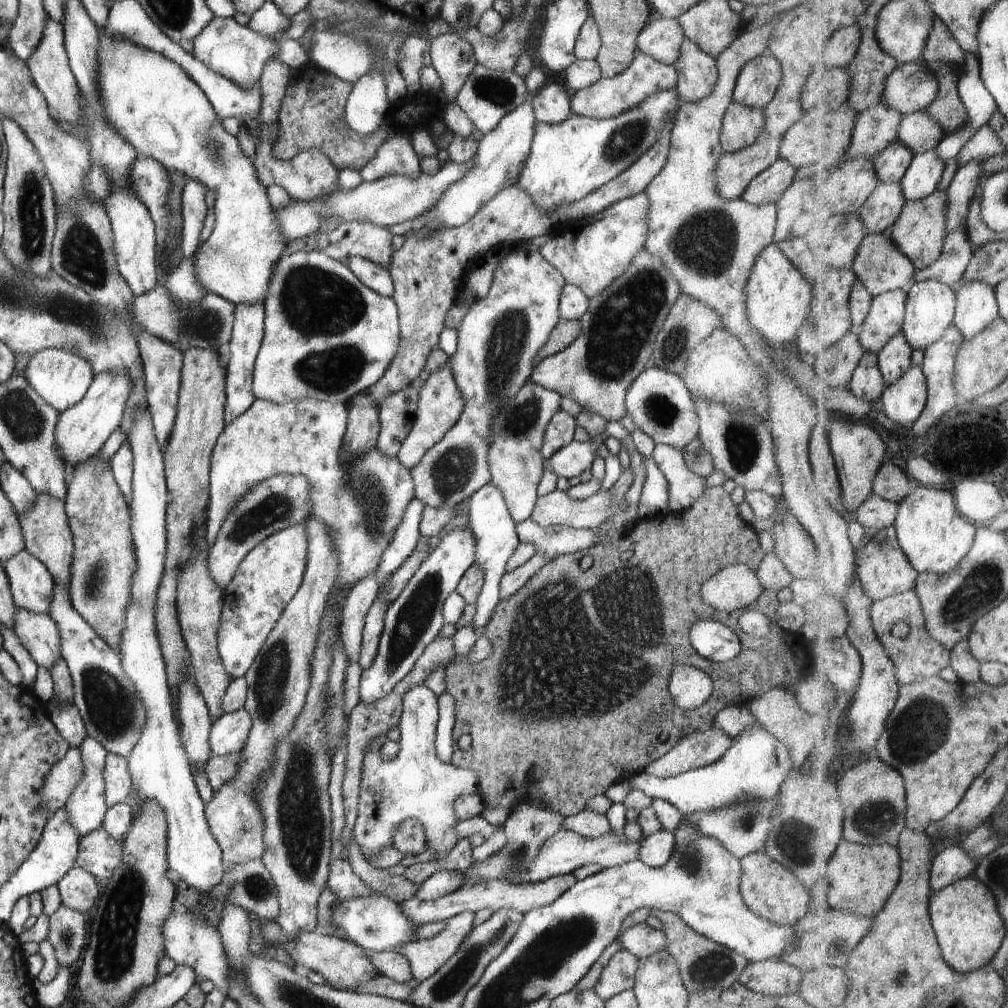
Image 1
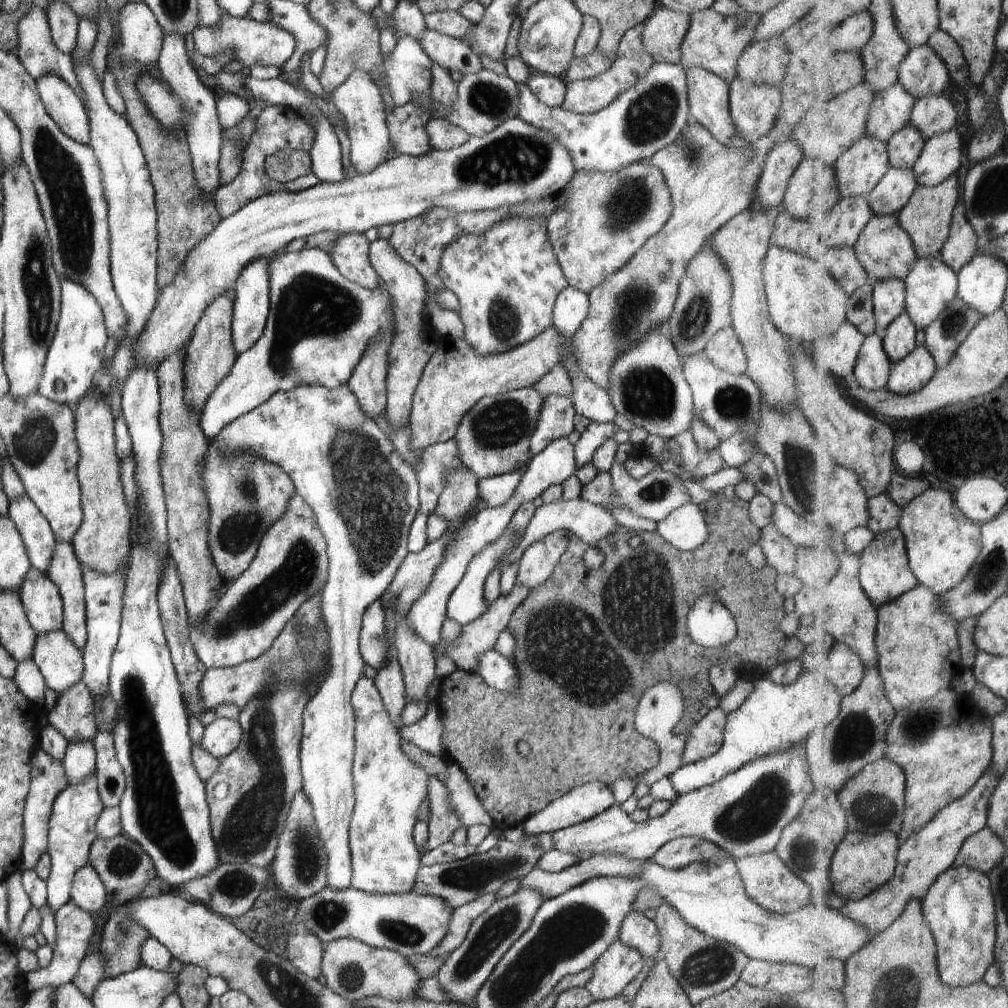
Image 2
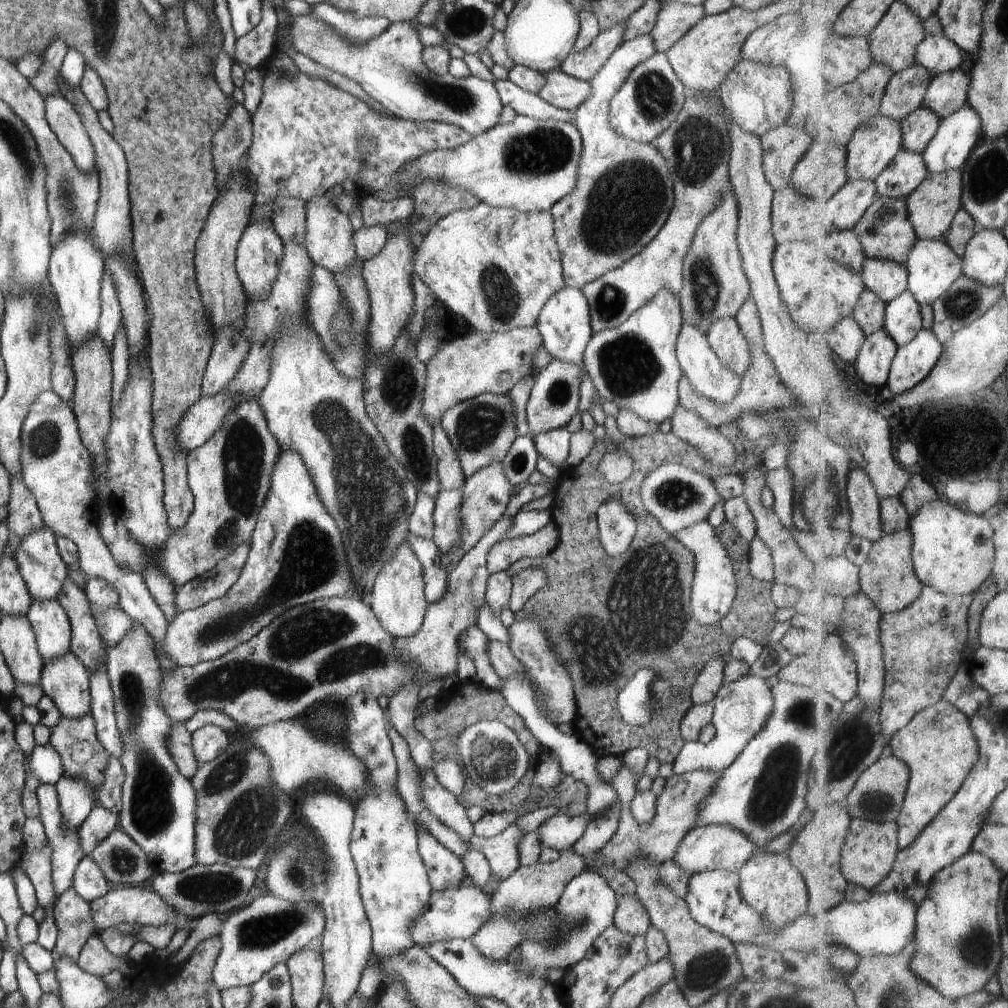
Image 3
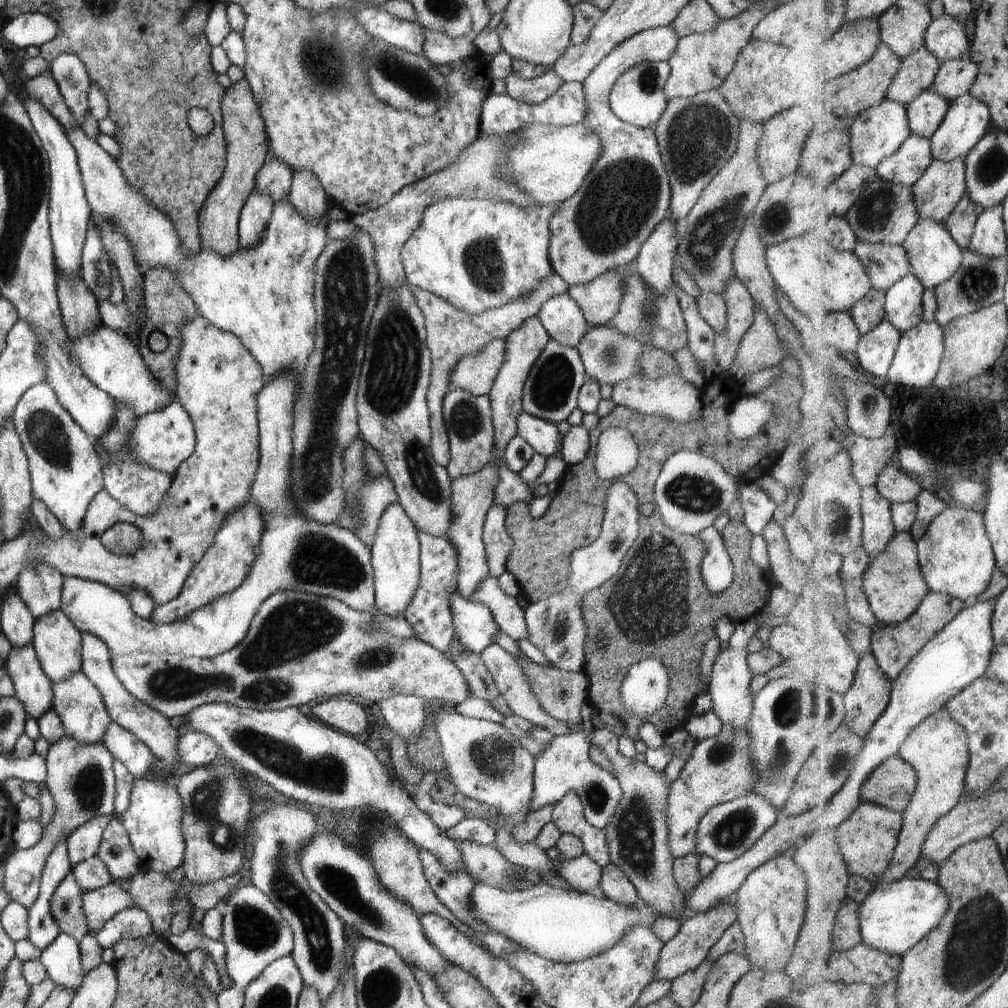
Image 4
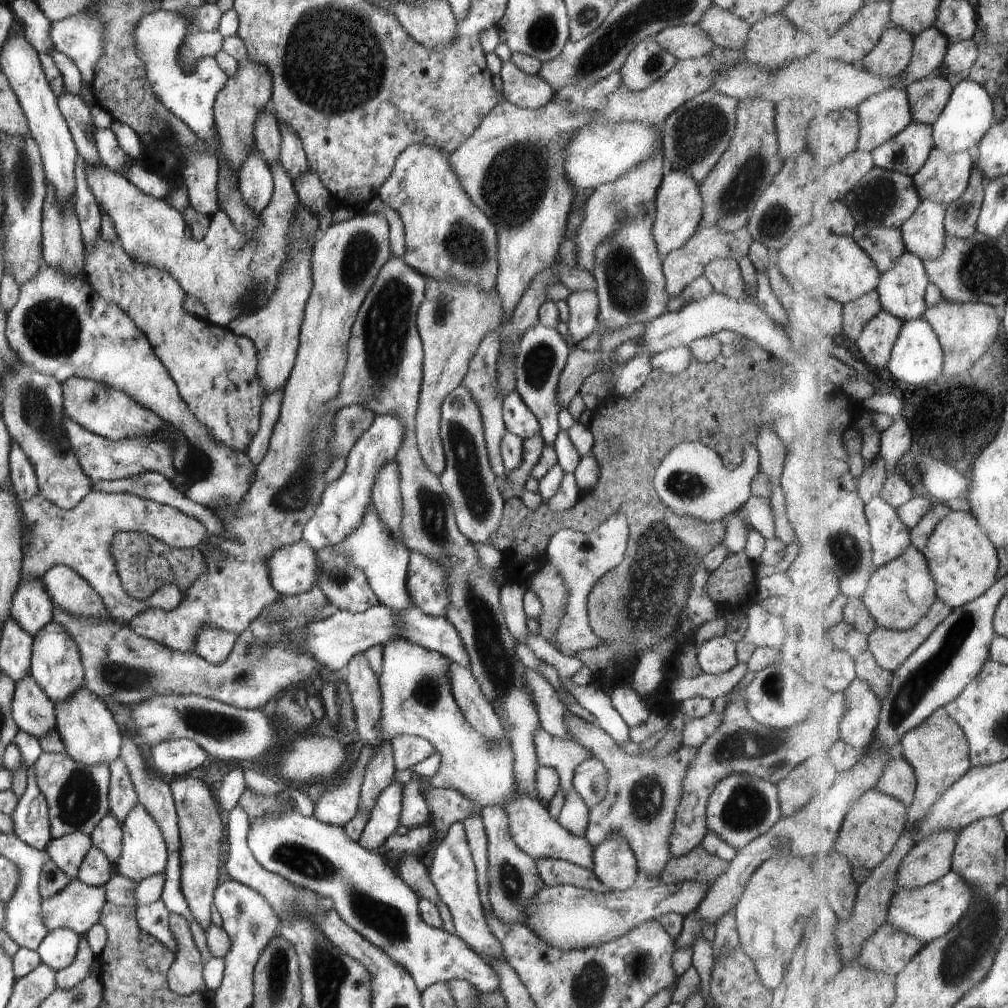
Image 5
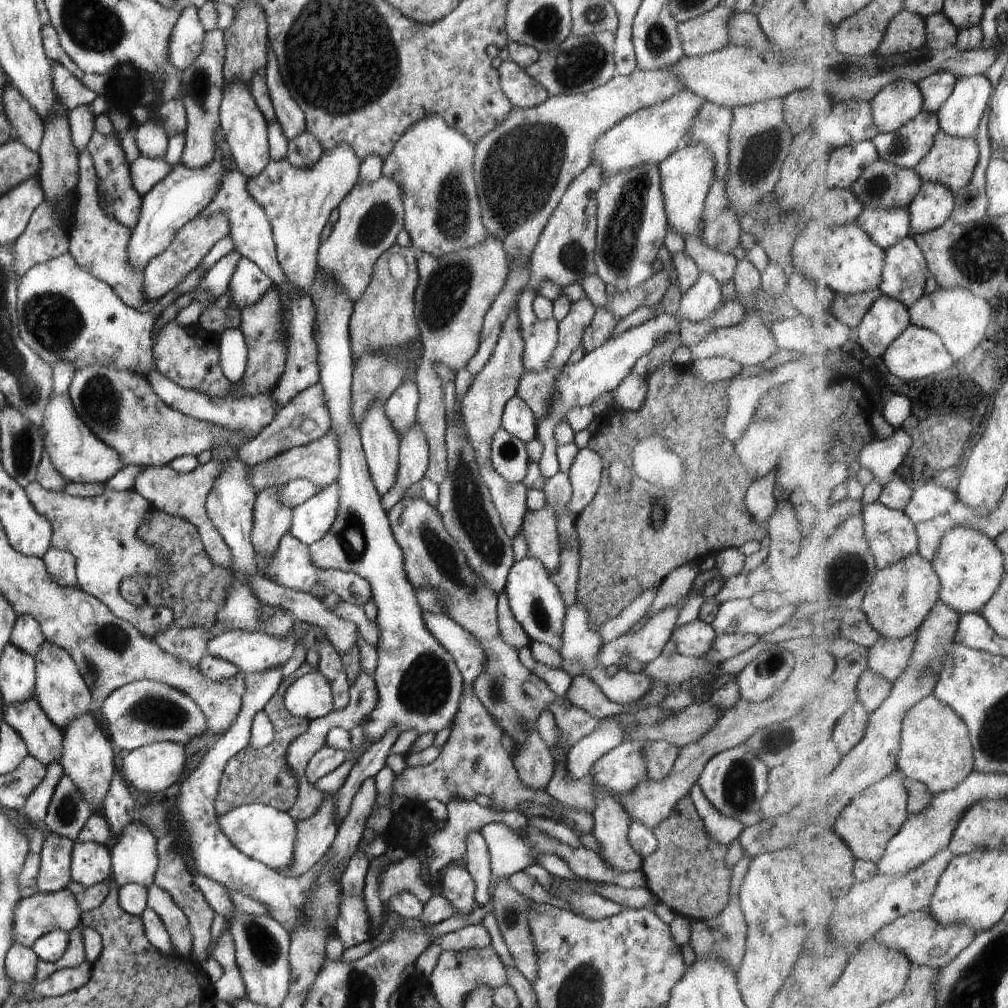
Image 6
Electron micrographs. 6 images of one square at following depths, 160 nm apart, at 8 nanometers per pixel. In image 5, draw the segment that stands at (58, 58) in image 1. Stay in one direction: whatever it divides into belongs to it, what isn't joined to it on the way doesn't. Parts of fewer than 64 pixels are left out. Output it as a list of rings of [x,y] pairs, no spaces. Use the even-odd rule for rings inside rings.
[[[279,160],[269,167],[273,176],[273,195],[259,218],[257,229],[251,233],[241,233],[227,214],[219,209],[206,236],[198,241],[186,236],[183,214],[169,205],[165,198],[157,199],[145,194],[124,175],[103,163],[86,162],[83,165],[99,209],[112,220],[126,254],[142,266],[171,274],[185,296],[204,304],[208,322],[227,328],[235,318],[245,317],[267,305],[274,294],[279,271],[289,256],[291,223],[299,208],[293,180]]]

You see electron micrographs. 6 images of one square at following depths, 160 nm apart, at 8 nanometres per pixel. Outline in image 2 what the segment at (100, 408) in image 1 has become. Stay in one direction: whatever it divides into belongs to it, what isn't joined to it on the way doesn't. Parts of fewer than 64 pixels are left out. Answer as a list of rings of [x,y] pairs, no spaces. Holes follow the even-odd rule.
[[[518,116],[503,122],[487,135],[470,137],[462,146],[449,151],[432,149],[421,157],[398,155],[363,175],[344,178],[335,183],[319,181],[316,186],[299,193],[278,191],[254,199],[227,219],[222,219],[208,236],[190,249],[185,261],[177,268],[174,280],[158,291],[156,304],[145,322],[145,329],[137,334],[133,345],[130,345],[131,338],[121,340],[109,367],[106,370],[101,369],[97,374],[94,386],[102,397],[110,400],[111,405],[116,405],[121,392],[113,394],[114,386],[121,390],[127,376],[135,367],[148,366],[156,372],[162,361],[185,349],[207,305],[228,288],[235,286],[240,271],[254,259],[270,257],[282,251],[292,240],[322,231],[364,233],[369,228],[378,228],[382,224],[396,225],[398,221],[410,220],[434,207],[450,208],[458,212],[494,210],[499,206],[513,207],[524,201],[537,201],[545,196],[560,194],[574,175],[575,166],[569,152],[552,138],[548,130],[538,130]]]

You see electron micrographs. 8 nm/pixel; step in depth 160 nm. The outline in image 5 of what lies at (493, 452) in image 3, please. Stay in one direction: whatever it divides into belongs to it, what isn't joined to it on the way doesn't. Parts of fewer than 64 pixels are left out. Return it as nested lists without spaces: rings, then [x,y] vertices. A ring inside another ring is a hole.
[[[460,385],[458,388],[455,388],[441,404],[440,430],[445,450],[446,466],[439,479],[447,492],[447,497],[450,497],[458,530],[471,543],[491,545],[489,538],[493,537],[497,529],[505,501],[497,489],[498,482],[491,469],[490,456],[487,454],[483,422],[478,405],[474,402],[474,398],[471,397],[470,391],[466,387]]]

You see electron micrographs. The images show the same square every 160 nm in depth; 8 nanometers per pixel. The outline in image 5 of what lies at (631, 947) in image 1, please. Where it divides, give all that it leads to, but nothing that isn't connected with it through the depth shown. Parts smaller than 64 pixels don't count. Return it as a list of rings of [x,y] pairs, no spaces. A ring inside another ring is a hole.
[[[614,835],[593,850],[593,873],[609,891],[625,891],[637,886],[637,860],[622,835]]]

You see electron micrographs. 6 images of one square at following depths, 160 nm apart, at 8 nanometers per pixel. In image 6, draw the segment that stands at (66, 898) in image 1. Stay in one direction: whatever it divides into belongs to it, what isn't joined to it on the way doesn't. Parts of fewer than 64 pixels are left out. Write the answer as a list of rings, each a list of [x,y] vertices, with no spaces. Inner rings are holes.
[[[76,843],[71,856],[71,878],[85,887],[106,881],[112,876],[111,854],[98,843]]]

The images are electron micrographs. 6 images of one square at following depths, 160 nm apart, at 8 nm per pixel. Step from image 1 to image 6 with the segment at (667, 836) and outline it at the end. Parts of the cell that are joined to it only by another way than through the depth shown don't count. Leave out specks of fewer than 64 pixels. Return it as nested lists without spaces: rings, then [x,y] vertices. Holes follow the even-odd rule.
[[[740,743],[738,746],[722,751],[711,758],[706,763],[697,783],[700,785],[706,800],[720,814],[738,820],[744,830],[763,820],[760,807],[770,790],[766,780],[768,780],[766,765],[754,752],[750,752],[749,747]]]

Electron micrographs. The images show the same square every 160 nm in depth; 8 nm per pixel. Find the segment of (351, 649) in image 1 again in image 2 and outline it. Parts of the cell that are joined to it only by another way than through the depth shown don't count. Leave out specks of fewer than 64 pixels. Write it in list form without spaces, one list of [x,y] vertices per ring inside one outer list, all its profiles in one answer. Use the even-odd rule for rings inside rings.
[[[374,601],[364,611],[359,651],[365,666],[377,669],[386,661],[389,647],[385,645],[385,616],[380,601]]]

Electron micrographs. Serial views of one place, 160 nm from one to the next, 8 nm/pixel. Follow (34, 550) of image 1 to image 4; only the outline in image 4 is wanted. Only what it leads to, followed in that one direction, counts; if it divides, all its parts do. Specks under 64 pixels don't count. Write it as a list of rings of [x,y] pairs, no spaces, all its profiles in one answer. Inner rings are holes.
[[[86,631],[81,632],[81,671],[94,683],[94,686],[98,687],[112,721],[134,734],[142,744],[148,747],[155,758],[168,764],[177,773],[184,770],[179,762],[177,751],[177,742],[181,734],[175,727],[175,722],[143,702],[136,700],[122,686],[111,665],[109,648],[95,634]]]

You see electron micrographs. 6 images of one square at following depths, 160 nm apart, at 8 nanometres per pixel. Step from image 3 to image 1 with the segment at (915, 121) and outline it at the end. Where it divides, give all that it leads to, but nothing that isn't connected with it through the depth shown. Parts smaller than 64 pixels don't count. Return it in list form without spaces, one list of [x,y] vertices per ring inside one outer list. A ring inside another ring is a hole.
[[[898,140],[884,153],[874,158],[877,175],[882,183],[900,183],[909,171],[915,154],[905,143]]]

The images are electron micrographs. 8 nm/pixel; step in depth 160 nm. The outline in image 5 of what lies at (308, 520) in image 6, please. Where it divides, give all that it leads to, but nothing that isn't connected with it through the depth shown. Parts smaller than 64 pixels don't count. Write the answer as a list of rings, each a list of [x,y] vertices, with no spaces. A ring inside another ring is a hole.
[[[390,415],[376,416],[372,426],[350,449],[342,476],[325,488],[321,502],[316,507],[315,515],[304,527],[303,541],[306,544],[312,549],[337,545],[359,526],[367,508],[373,502],[372,487],[377,481],[379,470],[384,465],[393,462],[404,435],[405,427],[401,424],[401,419]]]

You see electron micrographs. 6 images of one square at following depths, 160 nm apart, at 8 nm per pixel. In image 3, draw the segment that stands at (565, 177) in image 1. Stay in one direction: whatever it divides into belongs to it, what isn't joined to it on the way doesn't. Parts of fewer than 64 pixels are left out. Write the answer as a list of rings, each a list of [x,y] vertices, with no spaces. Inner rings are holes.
[[[654,53],[648,60],[637,64],[620,90],[611,98],[609,104],[609,125],[612,130],[622,136],[631,138],[639,143],[650,144],[661,132],[664,132],[674,122],[679,110],[682,110],[686,88],[674,72],[668,57],[664,53]],[[510,79],[494,81],[501,101],[506,106],[511,106],[518,115],[524,115],[539,121],[552,119],[563,123],[576,124],[577,114],[575,111],[559,109],[549,102],[542,100],[538,94],[528,92],[516,86]]]

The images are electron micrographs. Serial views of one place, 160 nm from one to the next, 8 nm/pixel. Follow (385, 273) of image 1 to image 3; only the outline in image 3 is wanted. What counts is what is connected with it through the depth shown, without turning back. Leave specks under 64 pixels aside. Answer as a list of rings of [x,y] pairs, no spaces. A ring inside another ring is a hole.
[[[328,196],[311,198],[305,203],[305,223],[307,226],[305,236],[305,249],[311,260],[327,268],[330,272],[347,274],[349,267],[358,259],[355,251],[353,232],[355,231],[350,219],[337,209]]]

